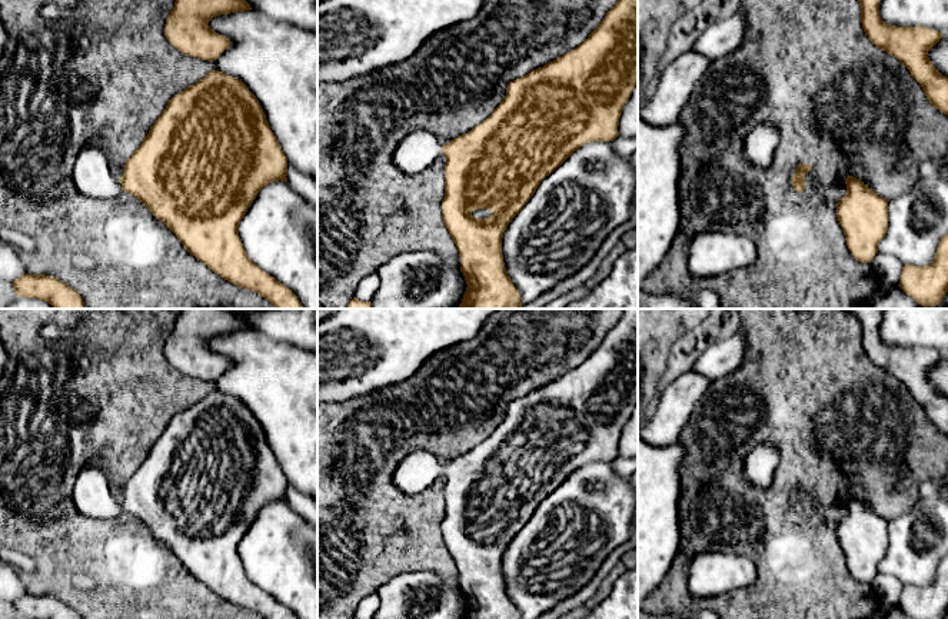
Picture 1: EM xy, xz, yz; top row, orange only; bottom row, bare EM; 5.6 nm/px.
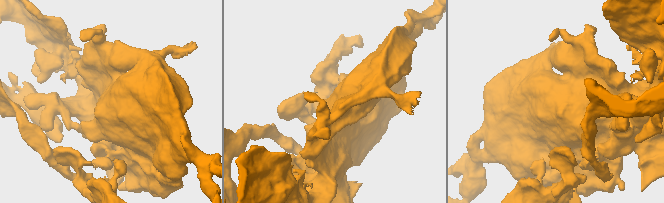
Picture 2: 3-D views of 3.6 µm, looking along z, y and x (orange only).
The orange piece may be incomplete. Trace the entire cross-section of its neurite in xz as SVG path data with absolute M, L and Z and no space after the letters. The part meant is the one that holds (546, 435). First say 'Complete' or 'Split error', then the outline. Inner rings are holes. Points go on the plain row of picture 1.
Split error. M623 309L616 325L582 365L510 402L503 422L475 449L443 466L425 450L412 452L399 463L393 480L408 495L426 490L440 475L446 477L442 539L460 576L460 592L468 605L463 619L520 619L502 575L502 558L508 545L529 522L540 502L575 470L585 463L613 462L619 456L619 439L636 405L638 309Z

